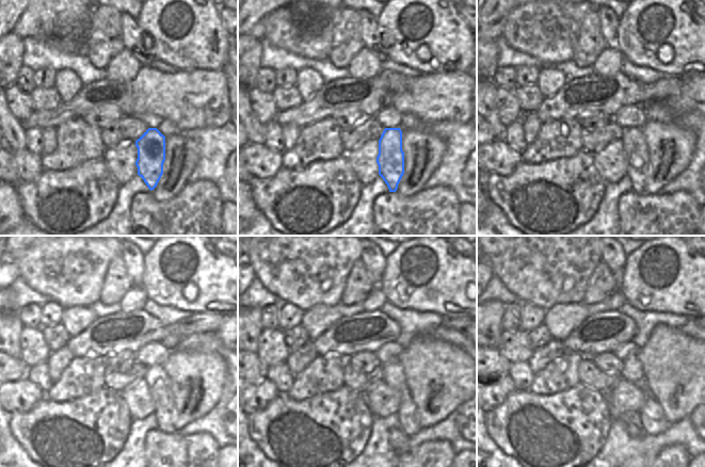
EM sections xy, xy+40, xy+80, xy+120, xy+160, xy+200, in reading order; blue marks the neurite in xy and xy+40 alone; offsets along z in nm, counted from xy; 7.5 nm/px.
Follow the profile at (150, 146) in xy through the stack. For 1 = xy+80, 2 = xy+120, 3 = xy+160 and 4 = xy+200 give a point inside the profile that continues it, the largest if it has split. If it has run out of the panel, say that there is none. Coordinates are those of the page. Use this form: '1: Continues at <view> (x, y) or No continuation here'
1: Continues at xy+80 (635, 148)
2: Continues at xy+120 (158, 382)
3: Continues at xy+160 (394, 375)
4: Continues at xy+200 (631, 371)

